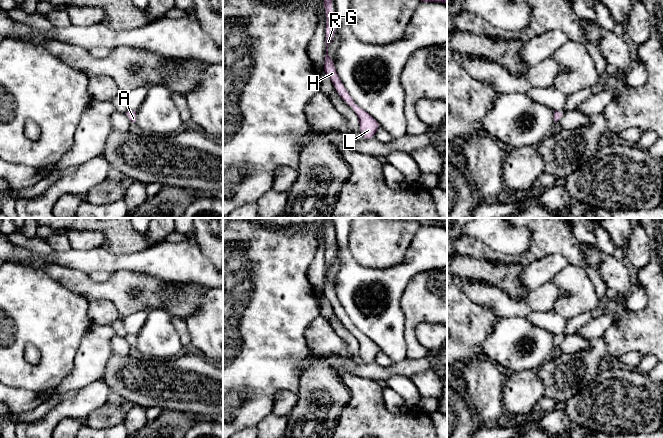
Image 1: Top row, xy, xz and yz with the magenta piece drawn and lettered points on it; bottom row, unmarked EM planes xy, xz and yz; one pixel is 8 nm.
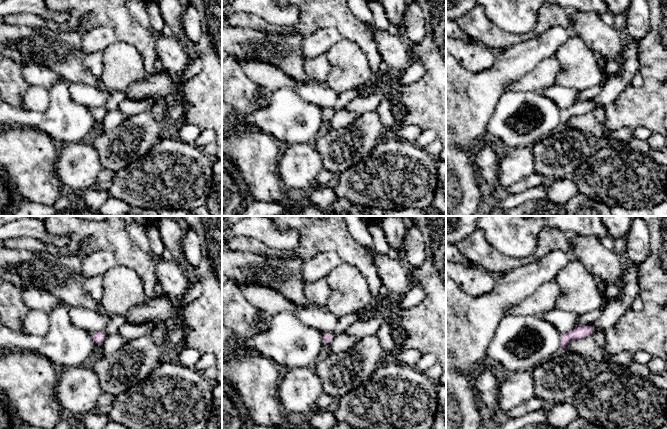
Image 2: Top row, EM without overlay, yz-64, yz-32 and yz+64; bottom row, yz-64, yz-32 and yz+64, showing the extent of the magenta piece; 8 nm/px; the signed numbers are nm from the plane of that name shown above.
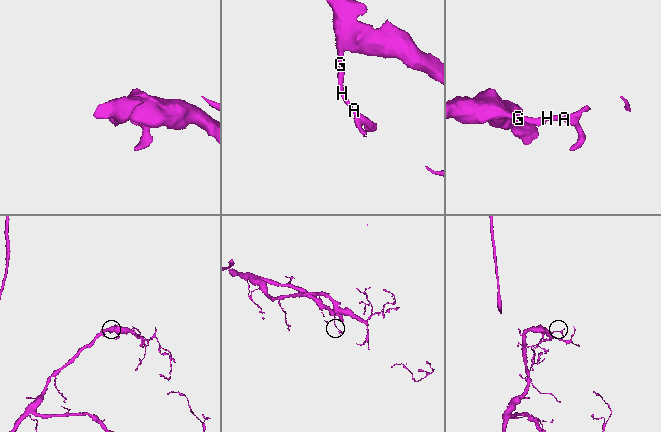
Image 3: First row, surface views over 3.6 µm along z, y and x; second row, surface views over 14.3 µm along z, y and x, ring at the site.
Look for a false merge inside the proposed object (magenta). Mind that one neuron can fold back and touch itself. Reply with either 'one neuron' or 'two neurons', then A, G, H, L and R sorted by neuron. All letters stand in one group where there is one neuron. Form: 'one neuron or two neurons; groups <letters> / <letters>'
one neuron; groups A G H L R

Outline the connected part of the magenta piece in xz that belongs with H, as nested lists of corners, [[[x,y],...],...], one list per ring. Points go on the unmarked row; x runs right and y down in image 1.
[[[326,218],[325,223],[323,224],[324,234],[326,236],[326,238],[324,239],[326,244],[326,280],[323,295],[330,301],[337,318],[346,326],[348,330],[350,330],[353,333],[353,335],[358,340],[360,357],[362,358],[364,364],[370,364],[374,362],[377,353],[380,352],[381,349],[376,343],[374,343],[365,334],[361,333],[354,326],[349,316],[341,306],[335,293],[335,287],[328,278],[328,270],[331,267],[337,253],[337,247],[332,247],[329,245],[331,241],[337,241],[333,238],[334,232],[329,230],[332,227],[334,227],[333,219]]]

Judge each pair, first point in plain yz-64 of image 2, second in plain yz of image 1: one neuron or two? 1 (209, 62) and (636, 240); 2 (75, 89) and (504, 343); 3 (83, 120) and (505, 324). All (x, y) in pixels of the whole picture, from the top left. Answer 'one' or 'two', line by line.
1: two
2: two
3: one

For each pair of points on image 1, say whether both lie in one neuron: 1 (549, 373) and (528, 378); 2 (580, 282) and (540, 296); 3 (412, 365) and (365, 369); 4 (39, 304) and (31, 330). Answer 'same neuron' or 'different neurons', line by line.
1: different neurons
2: different neurons
3: same neuron
4: same neuron

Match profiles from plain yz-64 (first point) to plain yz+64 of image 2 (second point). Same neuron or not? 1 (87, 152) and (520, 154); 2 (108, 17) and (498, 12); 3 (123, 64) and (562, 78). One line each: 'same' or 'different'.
1: same
2: different
3: same

